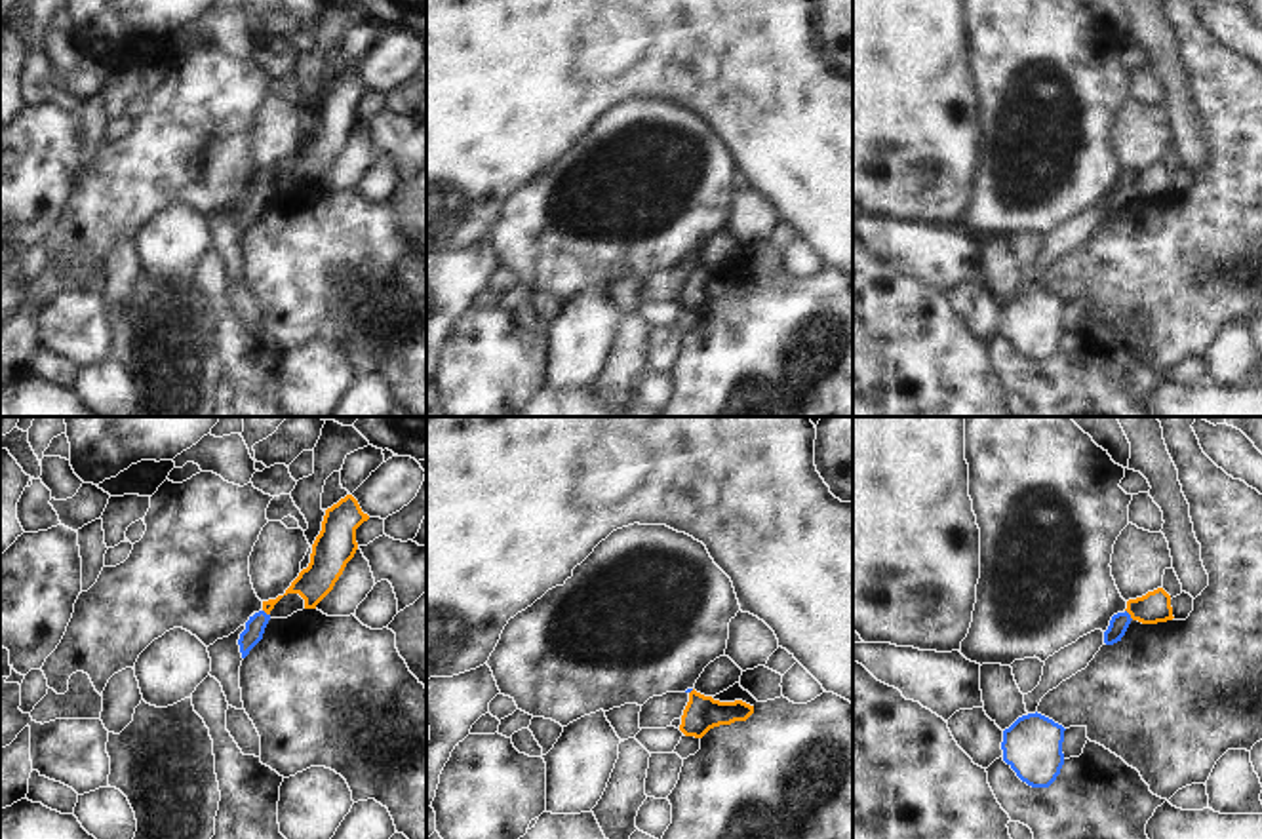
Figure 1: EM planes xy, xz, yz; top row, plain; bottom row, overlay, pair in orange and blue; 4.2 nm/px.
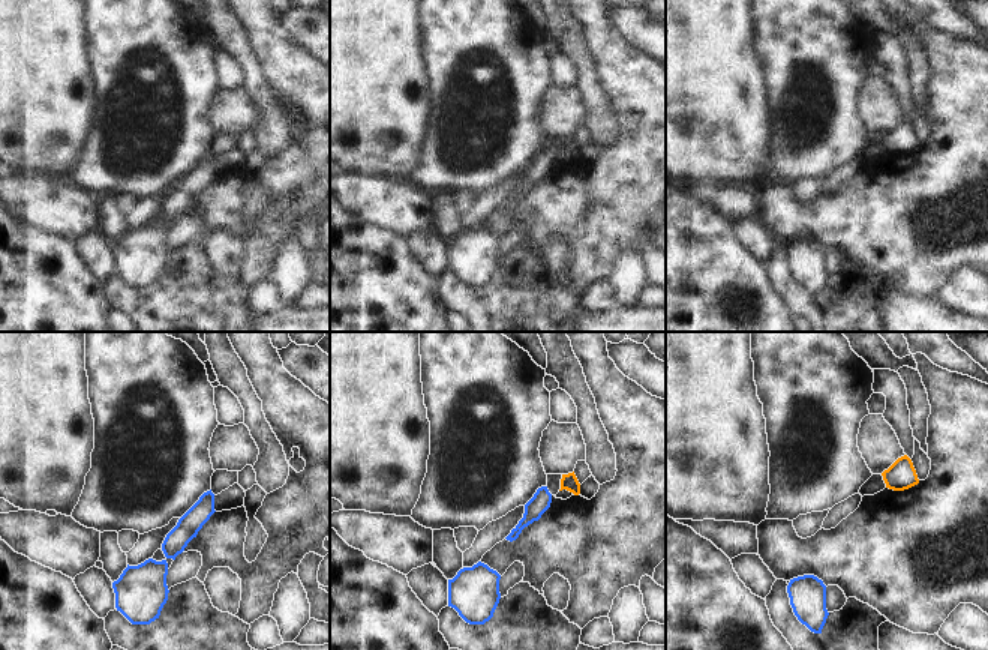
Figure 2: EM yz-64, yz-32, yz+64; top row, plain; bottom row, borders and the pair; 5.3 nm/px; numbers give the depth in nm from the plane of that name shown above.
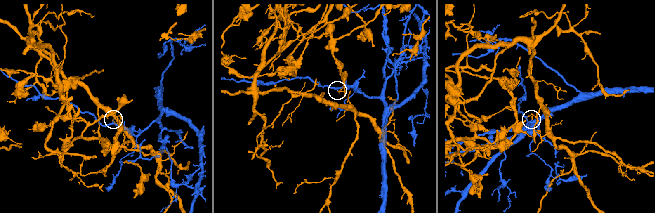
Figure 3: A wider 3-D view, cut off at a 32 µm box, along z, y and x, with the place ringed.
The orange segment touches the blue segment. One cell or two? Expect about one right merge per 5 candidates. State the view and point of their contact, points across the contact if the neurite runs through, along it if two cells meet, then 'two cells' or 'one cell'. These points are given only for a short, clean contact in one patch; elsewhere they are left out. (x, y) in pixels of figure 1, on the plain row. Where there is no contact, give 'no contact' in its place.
meets orange in yz at (1129, 187); two cells

